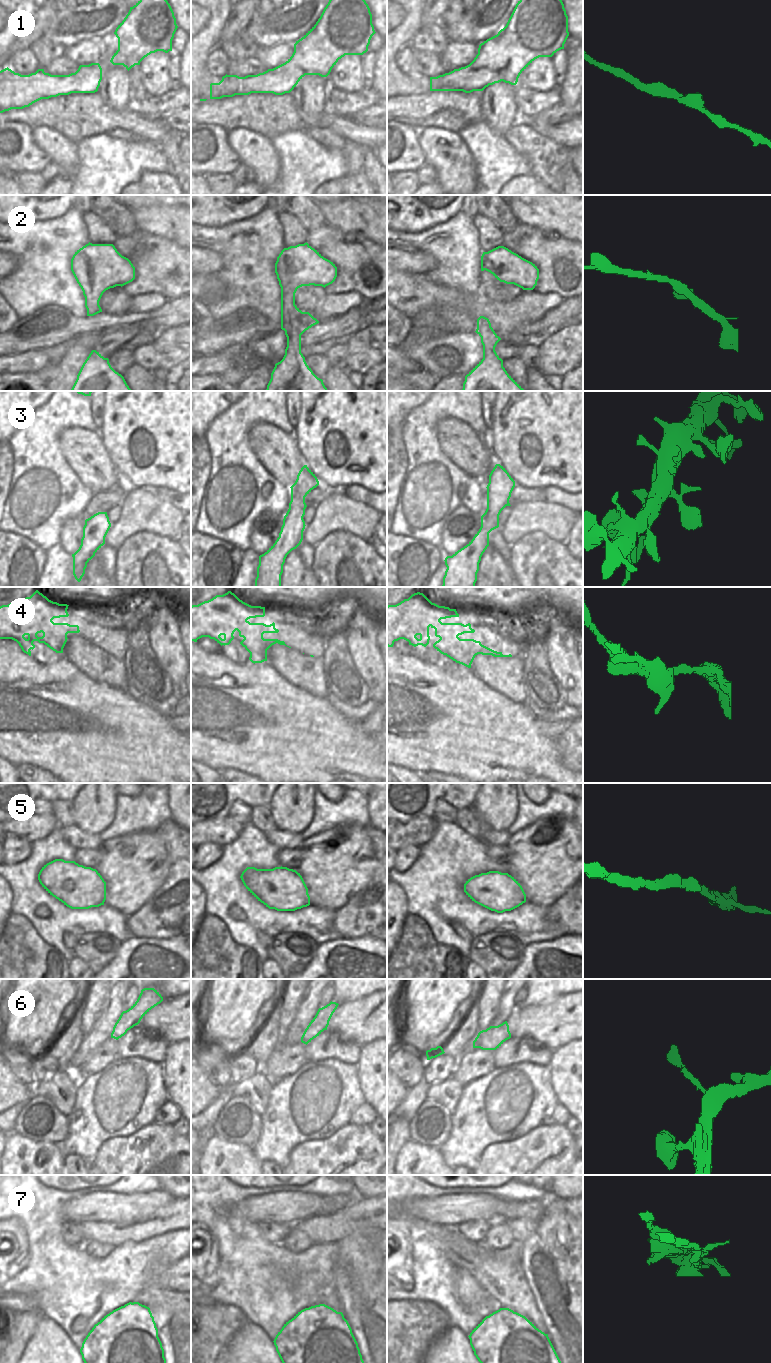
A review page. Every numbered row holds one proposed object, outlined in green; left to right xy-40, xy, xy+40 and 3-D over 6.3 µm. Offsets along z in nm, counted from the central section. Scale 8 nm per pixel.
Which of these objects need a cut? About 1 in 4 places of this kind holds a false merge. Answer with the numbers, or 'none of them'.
7

